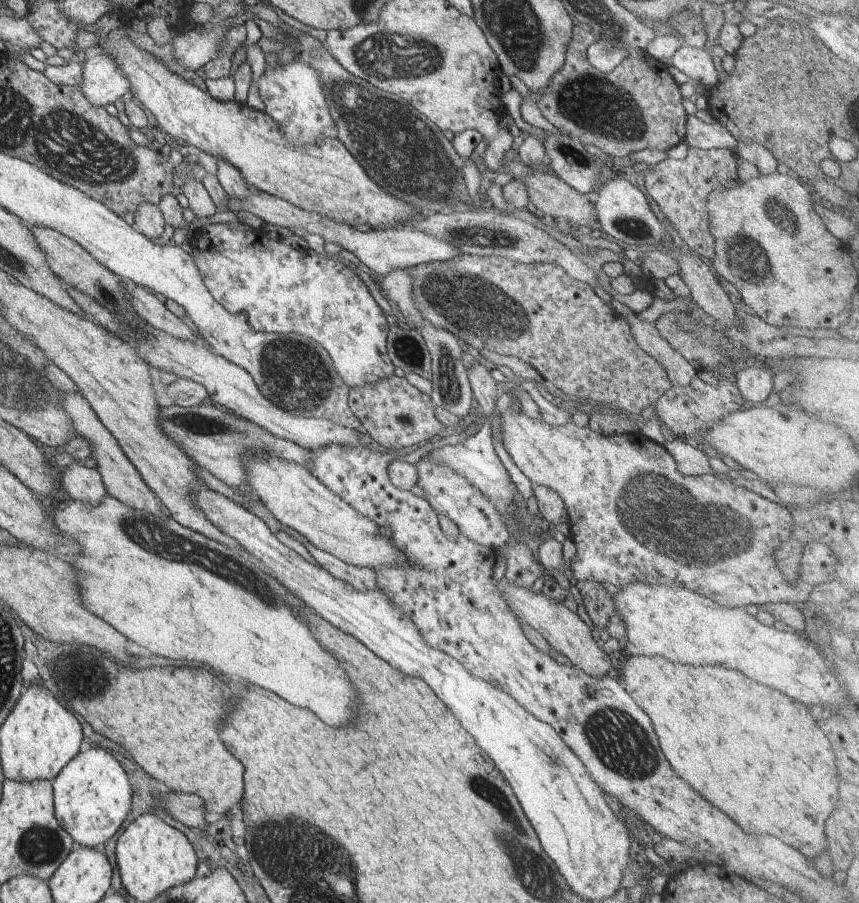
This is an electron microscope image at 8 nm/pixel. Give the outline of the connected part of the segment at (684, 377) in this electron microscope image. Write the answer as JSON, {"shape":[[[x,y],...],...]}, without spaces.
{"shape":[[[632,313],[626,320],[636,345],[662,365],[671,384],[680,387],[688,386],[698,370],[659,335],[655,324],[640,320],[636,313]]]}

